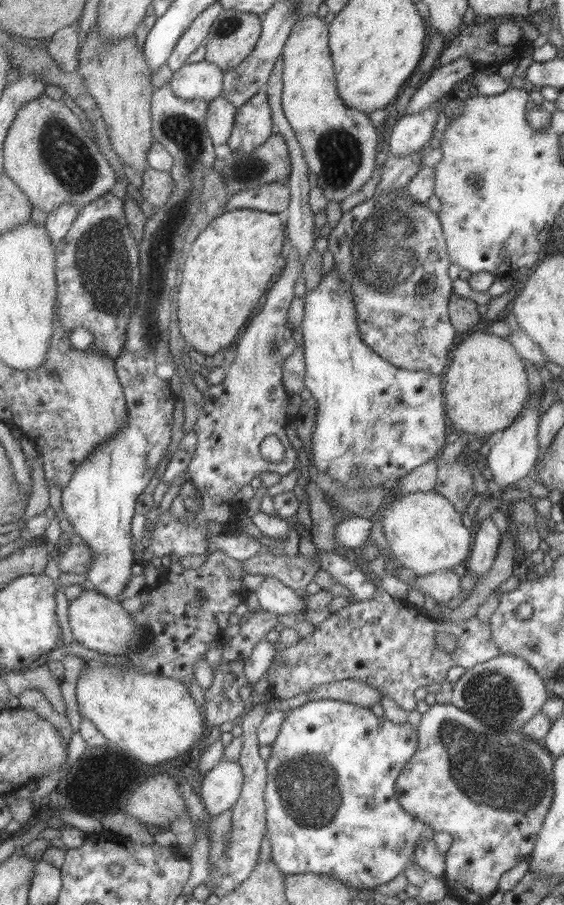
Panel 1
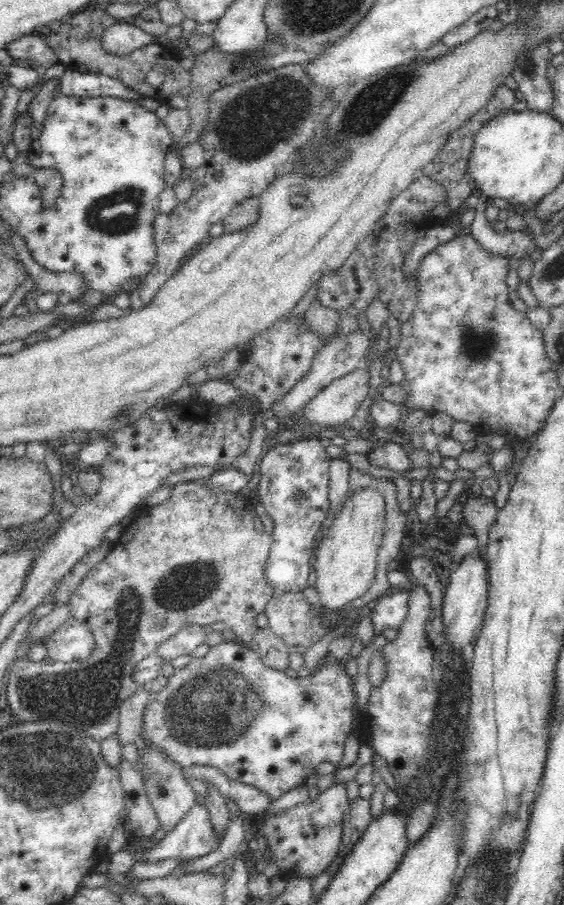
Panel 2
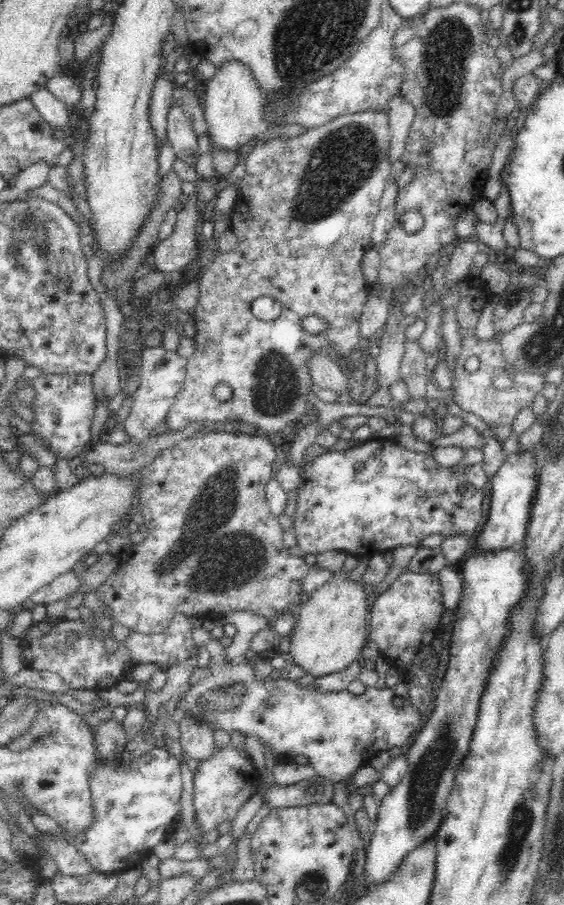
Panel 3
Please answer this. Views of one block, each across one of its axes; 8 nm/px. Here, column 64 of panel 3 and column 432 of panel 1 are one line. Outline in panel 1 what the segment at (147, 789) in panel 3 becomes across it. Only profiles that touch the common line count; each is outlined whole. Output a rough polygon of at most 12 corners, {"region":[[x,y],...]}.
{"region":[[310,700],[266,760],[270,857],[356,889],[433,831],[398,803],[416,728]]}

